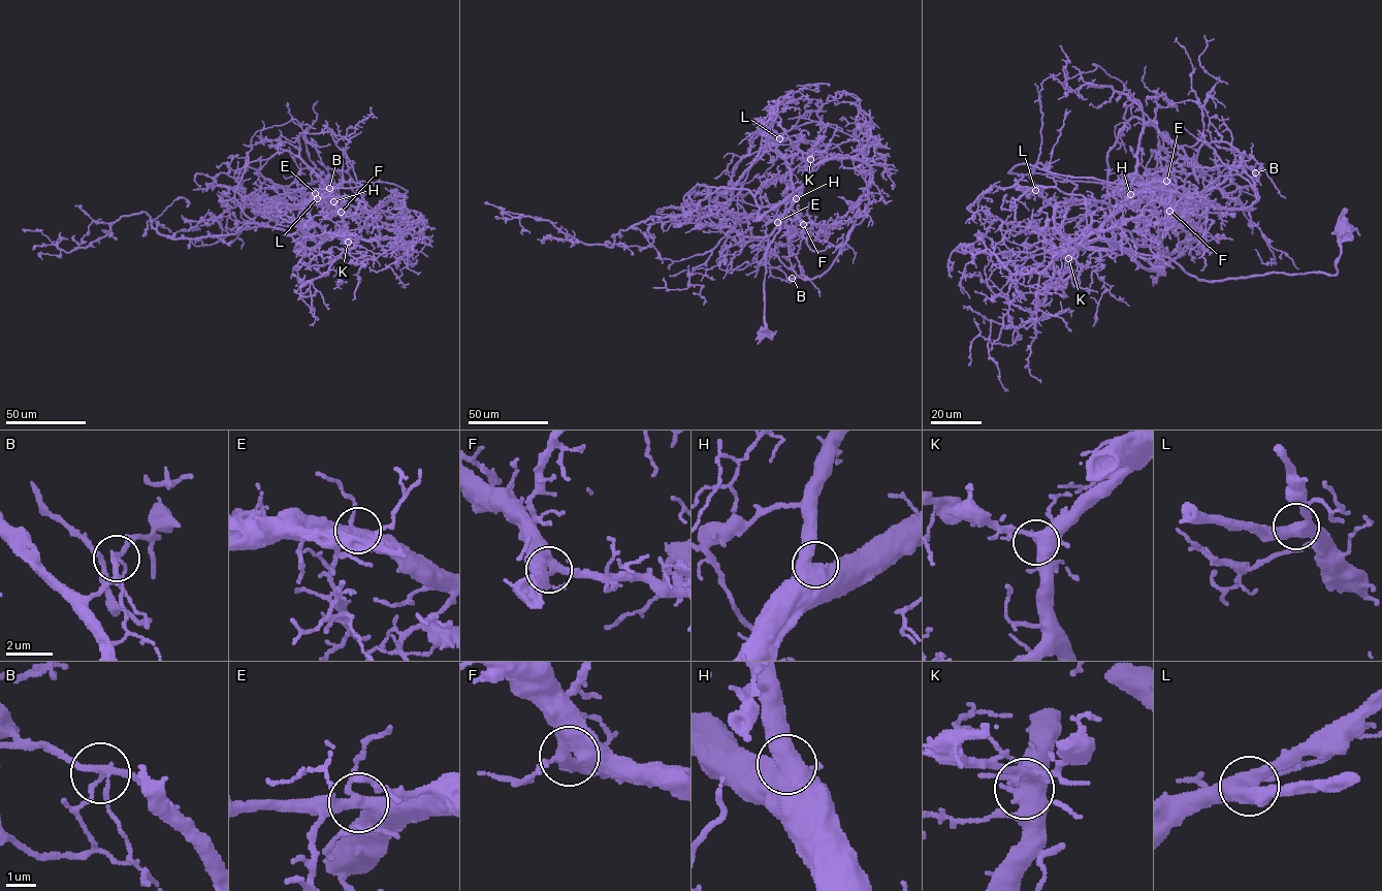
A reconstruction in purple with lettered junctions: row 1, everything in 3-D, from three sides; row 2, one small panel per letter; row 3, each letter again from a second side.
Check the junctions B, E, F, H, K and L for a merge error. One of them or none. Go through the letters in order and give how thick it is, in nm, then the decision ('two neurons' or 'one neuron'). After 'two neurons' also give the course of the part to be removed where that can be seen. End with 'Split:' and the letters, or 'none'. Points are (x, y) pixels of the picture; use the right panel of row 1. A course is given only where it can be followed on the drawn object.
B: calibre 190 nm; two neurons; course (1255, 172), (1258, 199), (1240, 209), (1008, 172), (1193, 172), (1248, 211), (1274, 263), (1254, 249)
E: calibre 360 nm; one neuron
F: calibre 340 nm; one neuron
H: calibre 550 nm; one neuron
K: calibre 440 nm; one neuron
L: calibre 480 nm; one neuron
Split: B

